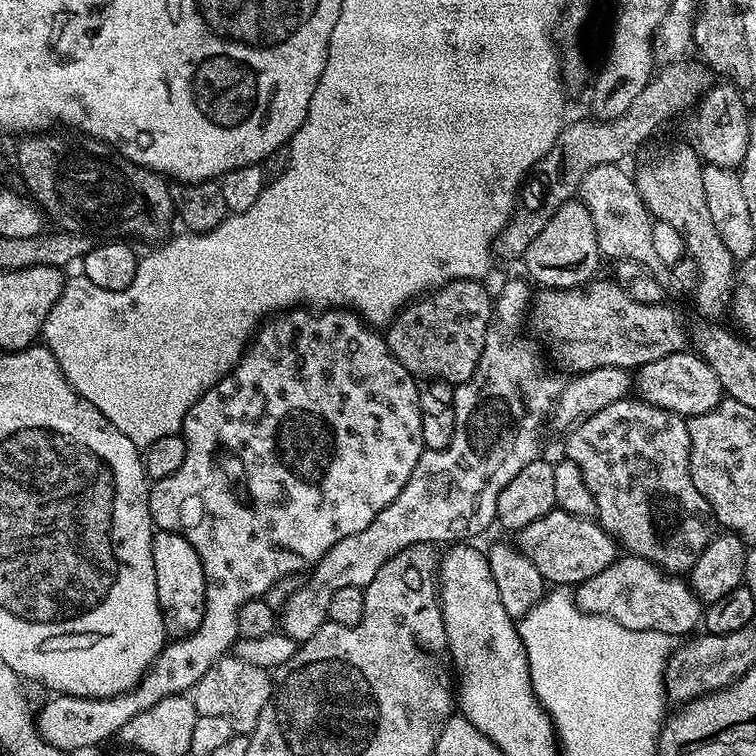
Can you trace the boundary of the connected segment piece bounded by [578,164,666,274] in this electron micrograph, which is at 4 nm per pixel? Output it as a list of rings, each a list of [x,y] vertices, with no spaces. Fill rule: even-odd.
[[[599,164],[594,170],[590,170],[581,182],[578,198],[590,212],[594,222],[595,237],[598,238],[598,246],[605,257],[612,256],[613,261],[633,260],[646,266],[651,272],[663,273],[666,266],[654,250],[653,217],[638,194],[633,175],[630,172],[627,173],[623,168],[624,166],[620,164]]]

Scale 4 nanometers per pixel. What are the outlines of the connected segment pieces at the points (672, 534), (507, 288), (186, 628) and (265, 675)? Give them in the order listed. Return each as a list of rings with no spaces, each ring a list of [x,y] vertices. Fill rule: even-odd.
[[[625,398],[614,402],[614,406],[606,406],[606,410],[598,410],[598,414],[586,418],[581,424],[577,424],[567,433],[567,436],[568,441],[564,444],[565,450],[568,451],[565,452],[567,459],[573,460],[578,466],[578,470],[582,470],[582,478],[586,478],[586,484],[590,486],[590,492],[594,494],[595,519],[606,529],[608,535],[616,539],[617,545],[625,553],[646,558],[651,564],[658,565],[665,572],[691,573],[694,562],[698,562],[698,554],[702,554],[702,550],[706,550],[706,546],[712,541],[714,517],[706,498],[702,494],[698,494],[698,486],[694,486],[694,482],[690,478],[690,450],[692,447],[690,446],[687,419],[683,416],[677,416],[675,412],[667,412],[661,408],[656,408],[653,404],[646,404],[639,398]]]
[[[527,279],[524,280],[512,280],[501,286],[500,297],[497,295],[494,300],[492,324],[488,327],[478,366],[466,382],[455,385],[456,421],[450,446],[442,450],[425,448],[418,458],[418,466],[414,466],[414,474],[410,474],[410,482],[402,486],[402,494],[398,494],[398,498],[394,498],[394,502],[390,502],[390,506],[386,506],[386,510],[382,510],[382,514],[378,514],[378,518],[374,518],[374,522],[370,522],[366,530],[358,530],[358,534],[350,534],[342,538],[342,542],[334,542],[334,546],[326,550],[324,557],[311,569],[307,577],[309,580],[305,579],[283,601],[284,609],[279,609],[278,628],[284,635],[303,642],[318,634],[320,627],[328,620],[330,598],[334,598],[337,590],[354,582],[361,585],[370,583],[387,560],[394,558],[394,554],[406,550],[411,544],[448,546],[453,542],[475,541],[475,536],[482,535],[491,524],[497,523],[498,494],[506,490],[506,485],[514,478],[514,474],[518,474],[522,466],[541,459],[540,427],[557,407],[562,380],[544,365],[539,350],[526,337],[520,336],[520,323],[523,320],[525,323],[534,300],[533,285]]]
[[[153,531],[154,582],[158,586],[158,606],[162,610],[162,622],[169,637],[188,636],[202,626],[202,614],[206,602],[206,578],[204,567],[198,558],[198,550],[182,538],[182,534]]]
[[[229,654],[216,660],[214,666],[210,666],[206,674],[202,674],[194,689],[194,699],[199,715],[226,718],[233,733],[250,734],[271,693],[272,676],[269,669],[250,666],[250,662],[242,662],[242,658]]]

